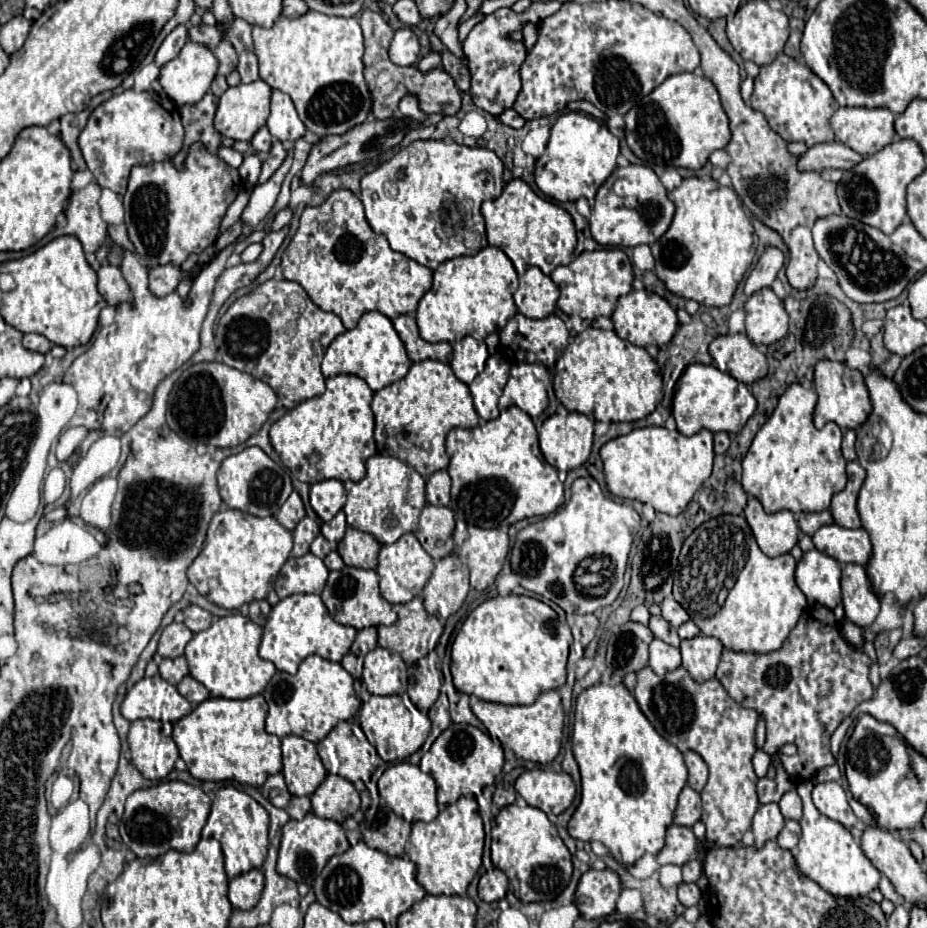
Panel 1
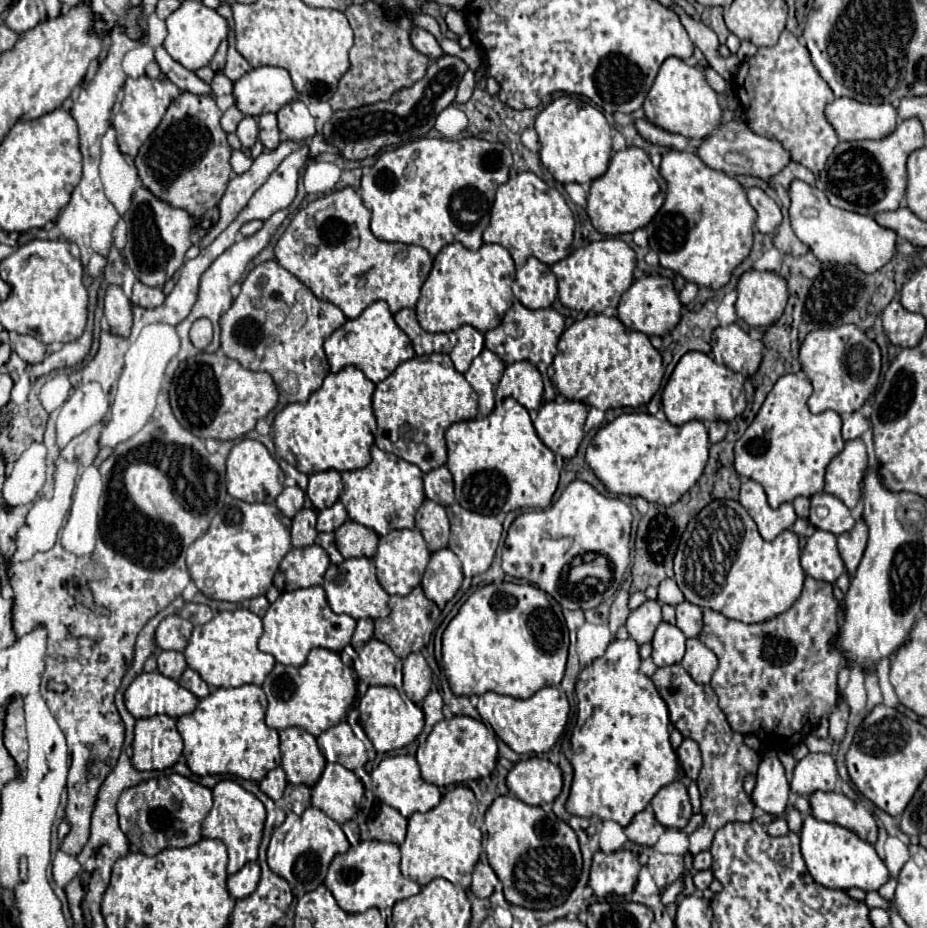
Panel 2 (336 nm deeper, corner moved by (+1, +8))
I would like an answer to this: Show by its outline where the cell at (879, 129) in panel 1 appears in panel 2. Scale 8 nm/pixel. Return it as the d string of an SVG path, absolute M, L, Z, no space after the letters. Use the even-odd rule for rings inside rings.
M849 97L829 103L825 107L825 117L841 141L881 139L897 127L897 111L893 105L865 105Z

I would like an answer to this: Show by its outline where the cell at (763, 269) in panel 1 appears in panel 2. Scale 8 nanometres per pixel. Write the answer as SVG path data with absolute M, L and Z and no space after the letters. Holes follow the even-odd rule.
M753 187L747 191L747 197L749 197L749 203L753 205L753 209L757 211L757 231L763 233L763 235L771 235L775 237L777 235L777 229L783 221L783 215L781 215L781 209L777 207L777 203L761 189Z

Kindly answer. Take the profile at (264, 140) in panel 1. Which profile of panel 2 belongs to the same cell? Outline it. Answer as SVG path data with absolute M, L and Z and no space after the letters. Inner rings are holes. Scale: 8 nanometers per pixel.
M243 117L243 121L237 127L237 137L239 137L243 147L251 147L259 139L257 121L253 117Z

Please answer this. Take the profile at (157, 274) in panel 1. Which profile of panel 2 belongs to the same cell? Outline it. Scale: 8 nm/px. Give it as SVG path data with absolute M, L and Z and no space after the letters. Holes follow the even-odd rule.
M137 281L133 287L131 301L139 307L151 309L151 307L159 307L165 301L165 293L163 293L163 287L149 287L149 285Z

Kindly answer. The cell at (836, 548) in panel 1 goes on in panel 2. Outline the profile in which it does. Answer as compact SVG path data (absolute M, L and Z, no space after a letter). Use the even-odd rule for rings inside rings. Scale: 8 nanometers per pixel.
M815 493L811 497L811 515L809 515L809 521L817 527L817 529L825 529L833 535L841 535L849 529L853 529L855 525L855 519L851 517L851 511L833 495L829 493ZM823 505L829 509L829 515L827 517L819 517L815 513L815 509Z

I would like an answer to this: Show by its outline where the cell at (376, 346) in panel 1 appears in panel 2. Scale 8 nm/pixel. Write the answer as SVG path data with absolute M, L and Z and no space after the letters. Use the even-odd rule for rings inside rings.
M375 301L357 319L347 321L343 327L339 327L325 341L325 353L327 353L331 373L337 373L343 367L353 365L353 367L361 369L365 373L365 377L371 379L373 383L387 379L397 369L397 365L415 357L409 337L397 327L385 301Z

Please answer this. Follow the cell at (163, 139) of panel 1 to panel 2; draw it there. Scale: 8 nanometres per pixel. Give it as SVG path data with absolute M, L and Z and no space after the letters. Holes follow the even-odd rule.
M147 75L139 79L127 79L125 81L125 97L121 101L121 109L113 115L111 125L117 133L117 145L121 153L135 157L141 149L141 145L149 139L149 135L155 131L155 127L161 123L167 107L171 101L179 95L179 87L175 87L171 81L159 81L159 79L149 79Z

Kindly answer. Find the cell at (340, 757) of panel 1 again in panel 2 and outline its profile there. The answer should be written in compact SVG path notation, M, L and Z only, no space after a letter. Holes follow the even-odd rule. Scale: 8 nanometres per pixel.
M341 721L339 725L335 725L335 727L327 729L325 733L321 733L317 737L317 743L319 743L319 749L325 755L326 761L339 763L339 765L343 765L343 767L347 767L351 771L365 767L365 764L376 756L373 745L361 725L357 724L352 727L347 721Z

